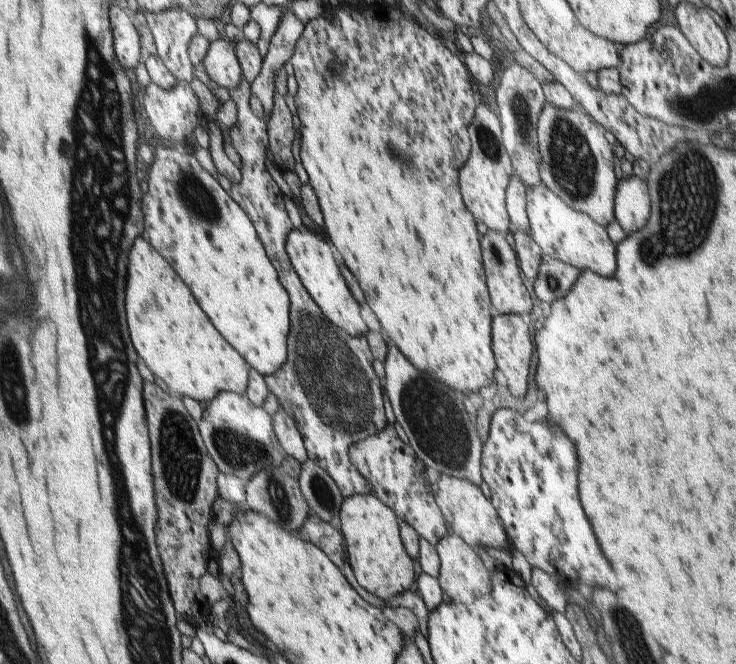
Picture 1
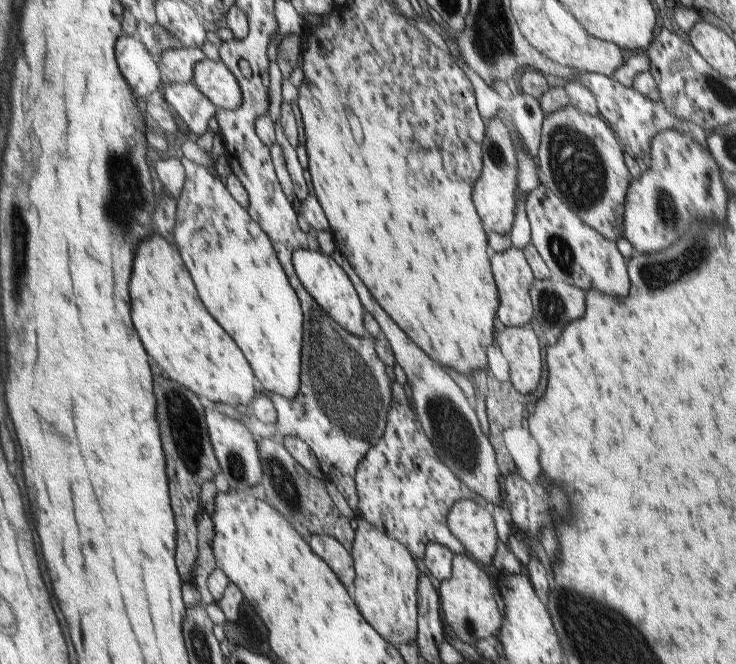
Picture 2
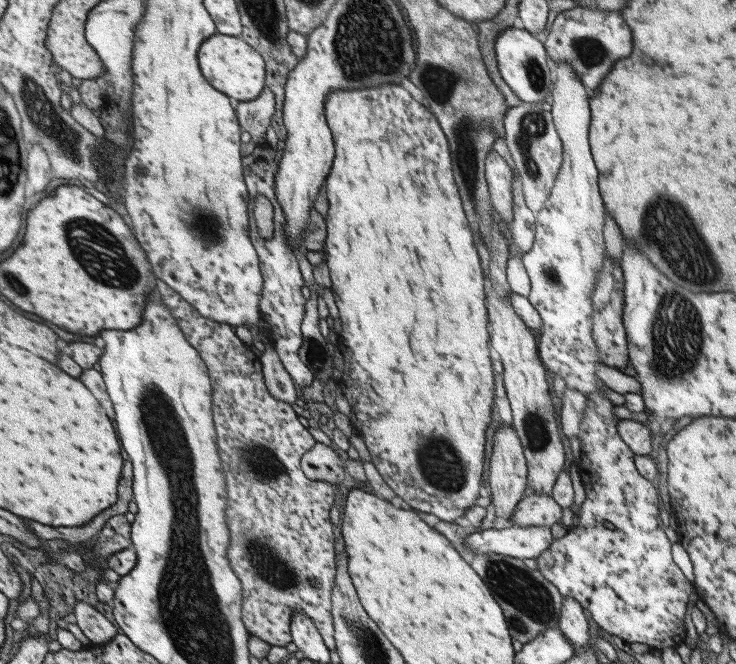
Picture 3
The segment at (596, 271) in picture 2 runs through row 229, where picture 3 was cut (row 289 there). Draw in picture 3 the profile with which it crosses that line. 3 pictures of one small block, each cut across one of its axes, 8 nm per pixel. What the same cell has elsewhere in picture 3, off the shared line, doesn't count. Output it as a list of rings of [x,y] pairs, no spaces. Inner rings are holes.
[[[561,61],[554,63],[553,91],[551,93],[550,114],[555,126],[561,146],[561,165],[555,175],[555,181],[551,185],[551,191],[543,203],[543,208],[534,214],[535,235],[531,248],[521,255],[521,262],[530,282],[530,291],[526,296],[541,319],[541,334],[539,334],[538,349],[542,362],[546,368],[559,375],[565,381],[565,387],[577,390],[583,396],[598,390],[615,406],[622,406],[625,397],[617,392],[607,389],[595,377],[595,364],[601,364],[598,358],[598,346],[594,342],[594,304],[592,294],[598,284],[599,273],[604,268],[606,260],[605,244],[603,244],[603,215],[605,207],[597,186],[597,170],[593,166],[593,160],[589,156],[587,146],[587,126],[589,126],[588,97],[591,93],[579,81],[579,77],[573,74],[571,65]]]

